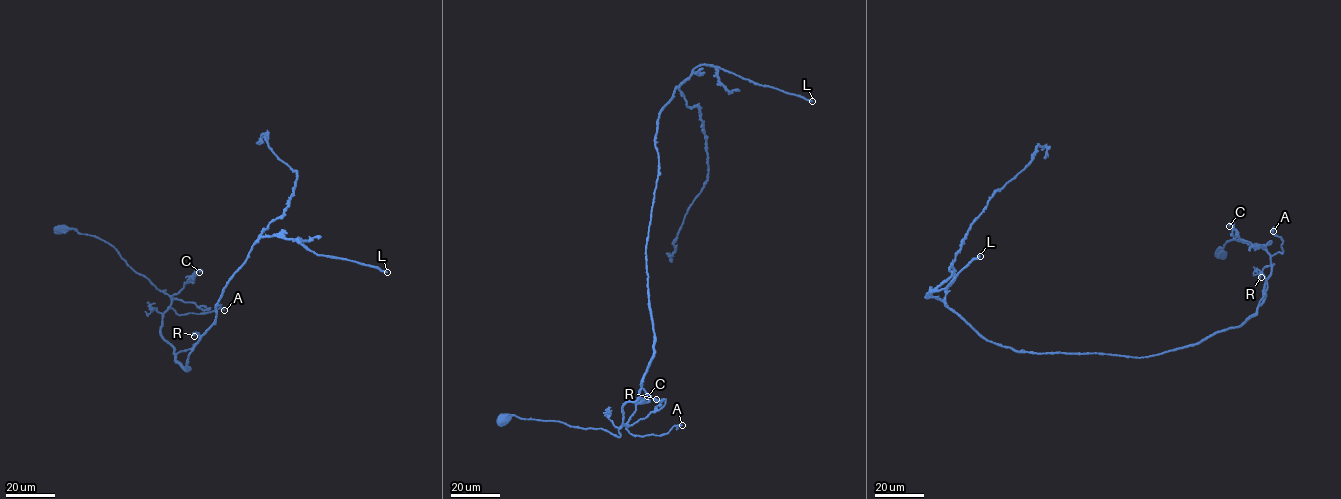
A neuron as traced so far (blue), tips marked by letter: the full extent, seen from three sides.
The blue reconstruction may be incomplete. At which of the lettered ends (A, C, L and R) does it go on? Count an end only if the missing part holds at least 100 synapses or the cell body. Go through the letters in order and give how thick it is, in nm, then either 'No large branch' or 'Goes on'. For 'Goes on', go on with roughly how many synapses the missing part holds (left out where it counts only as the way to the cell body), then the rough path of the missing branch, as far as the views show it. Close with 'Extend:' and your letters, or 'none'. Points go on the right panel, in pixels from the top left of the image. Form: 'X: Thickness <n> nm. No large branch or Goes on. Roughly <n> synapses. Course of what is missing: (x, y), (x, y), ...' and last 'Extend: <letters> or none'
A: Thickness 150 nm. No large branch
C: Thickness 150 nm. No large branch
L: Thickness 240 nm. Goes on. Roughly 200 synapses. Course of what is missing: (980, 256), (977, 248), (980, 240), (990, 230), (991, 222), (1008, 205), (1009, 199)
R: Thickness 200 nm. No large branch
Extend: L

